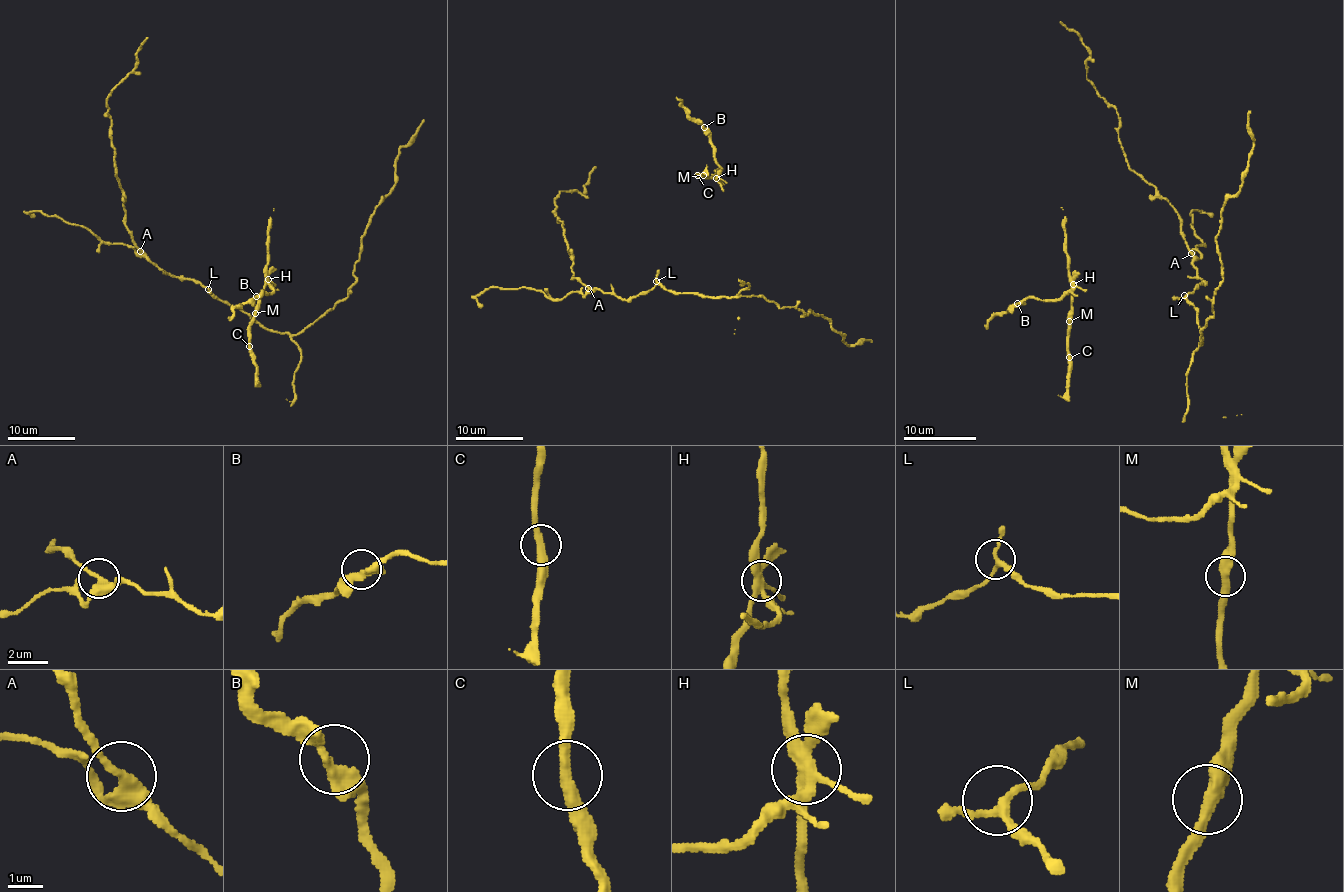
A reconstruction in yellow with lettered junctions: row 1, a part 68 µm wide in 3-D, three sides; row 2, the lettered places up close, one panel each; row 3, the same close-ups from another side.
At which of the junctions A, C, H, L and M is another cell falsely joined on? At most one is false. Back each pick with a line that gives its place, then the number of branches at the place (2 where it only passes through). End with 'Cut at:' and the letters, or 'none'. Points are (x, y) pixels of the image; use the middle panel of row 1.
H: at (716, 178); 5 branches meet
Cut at: H

